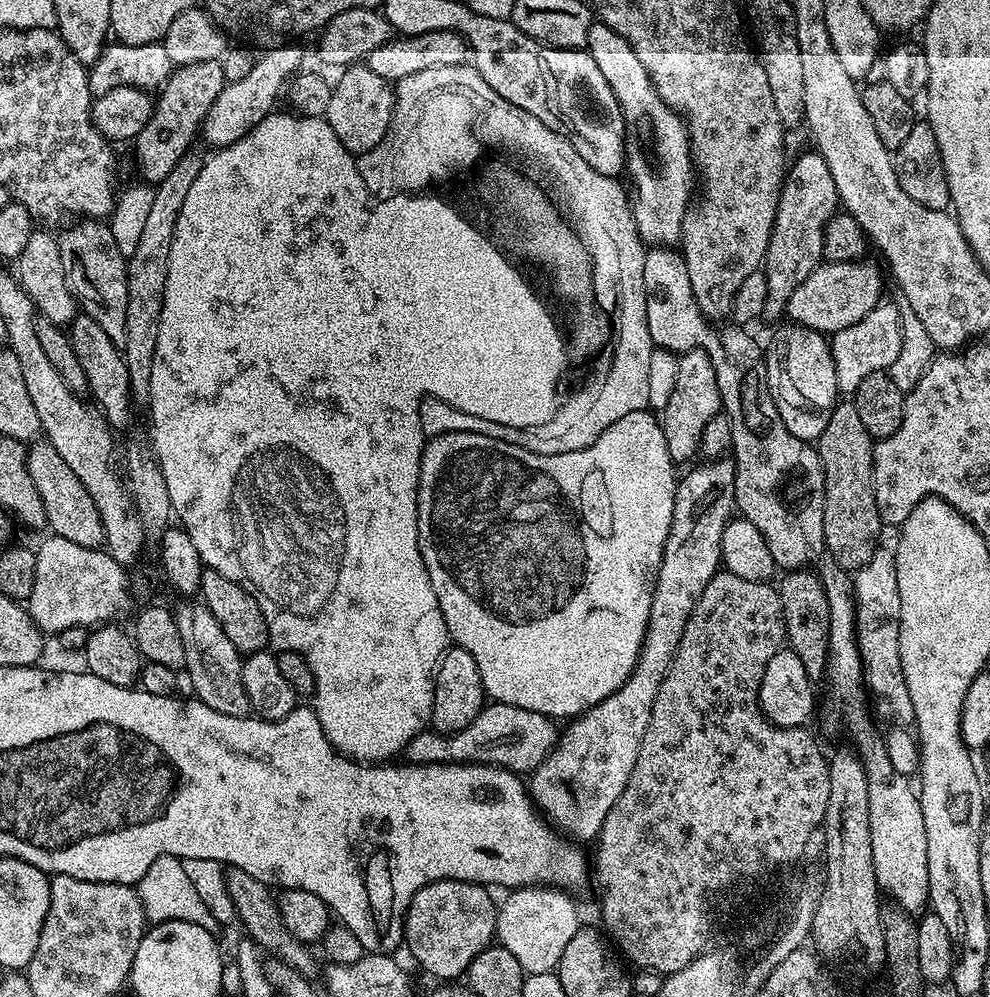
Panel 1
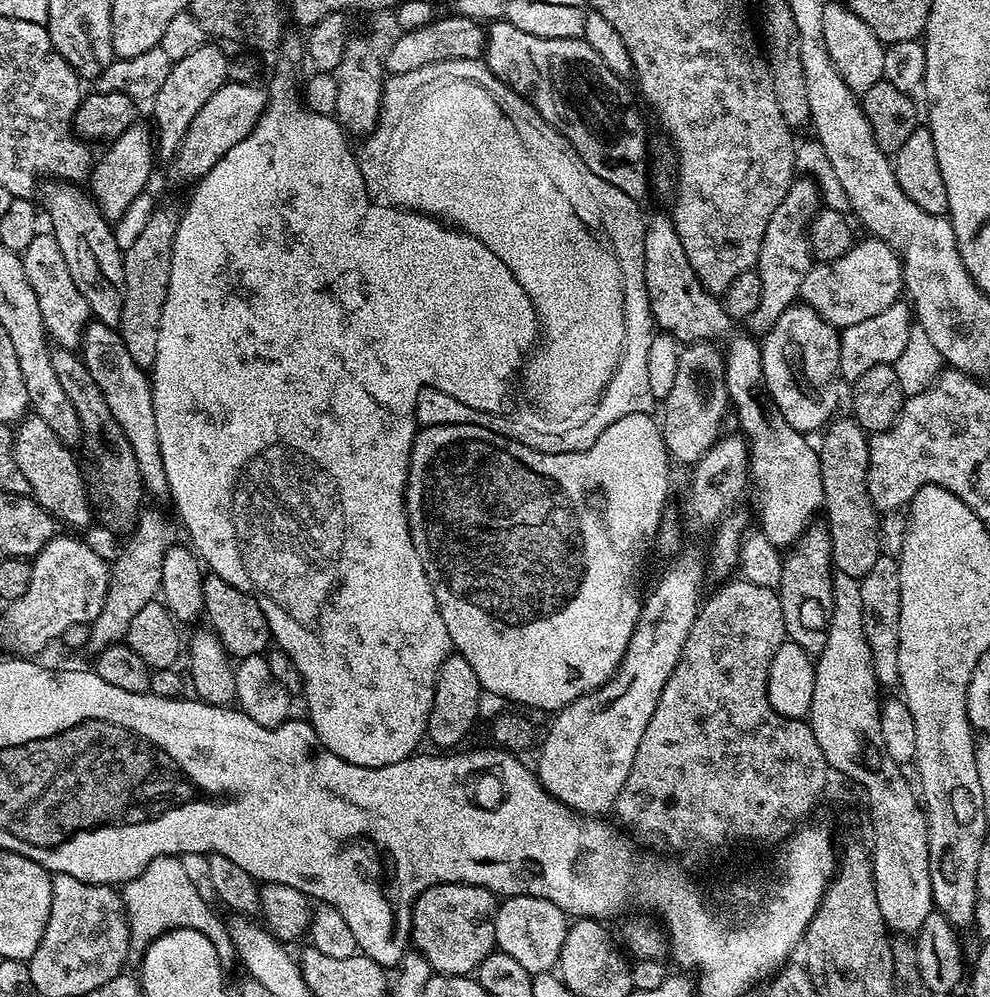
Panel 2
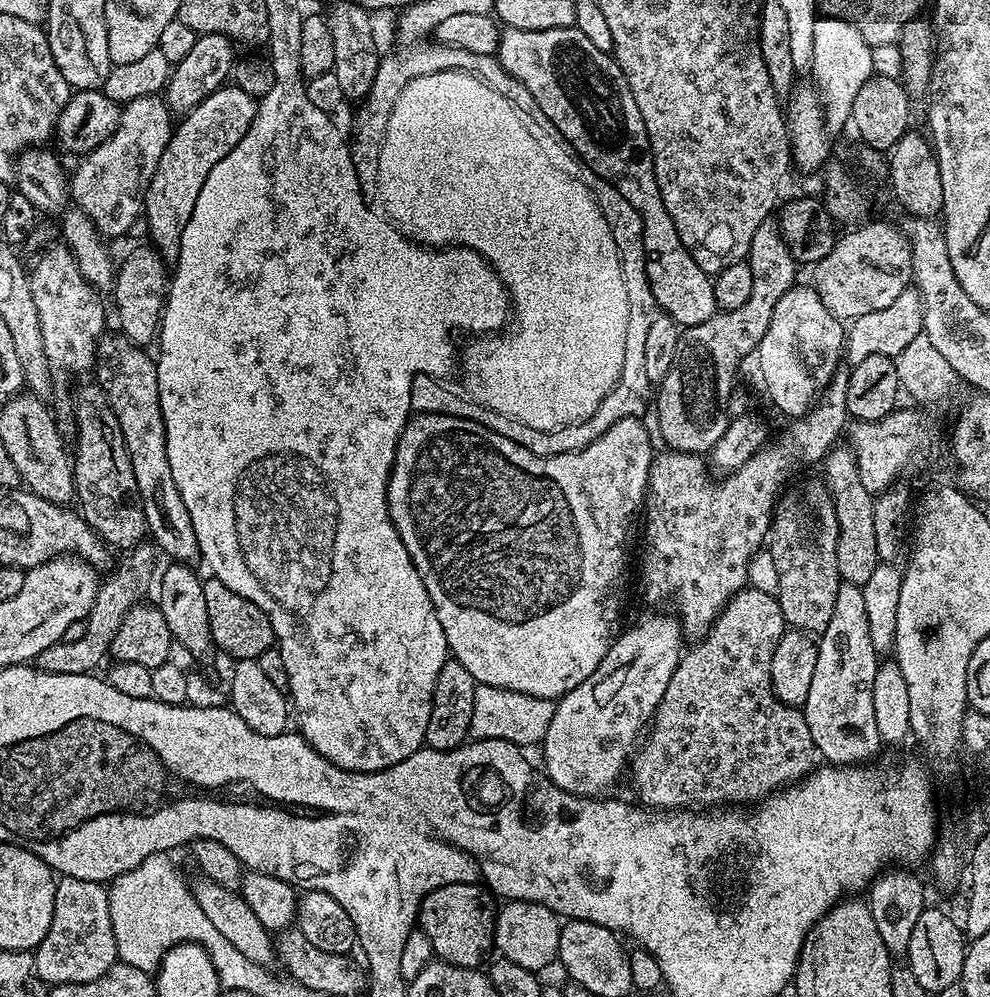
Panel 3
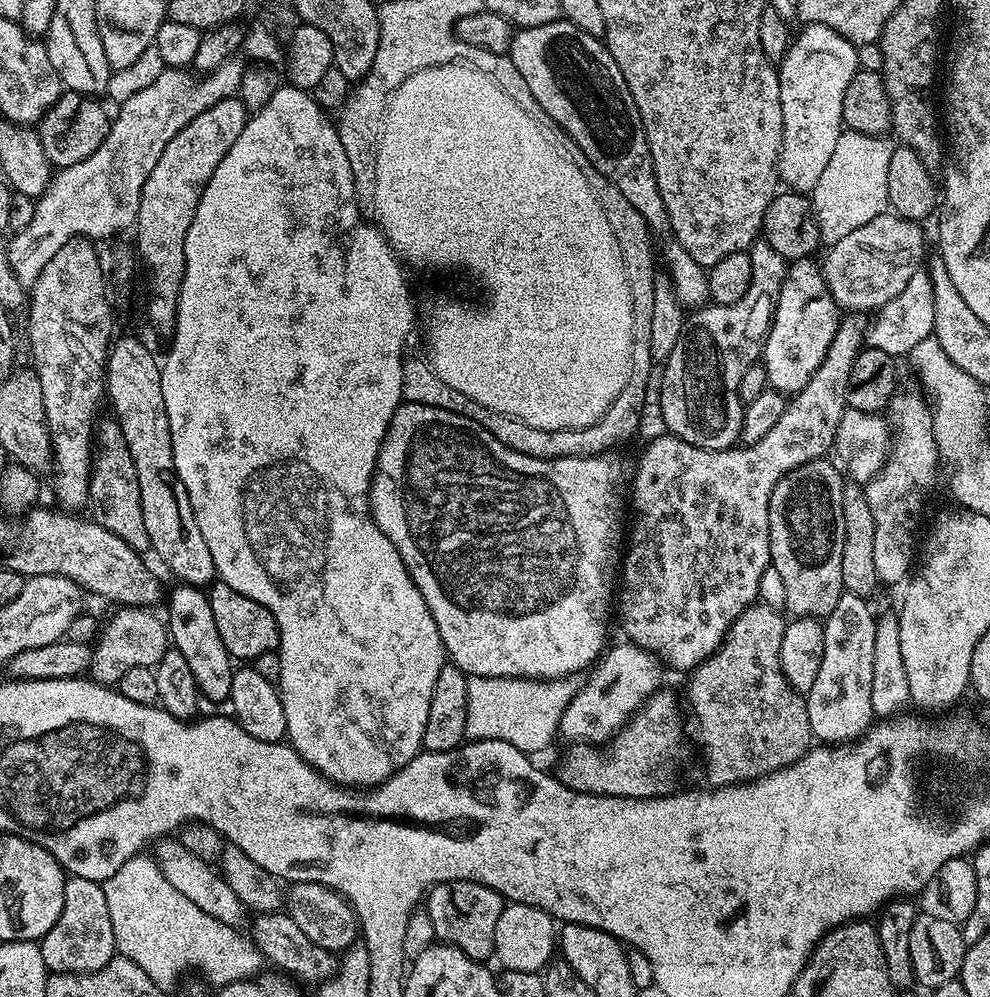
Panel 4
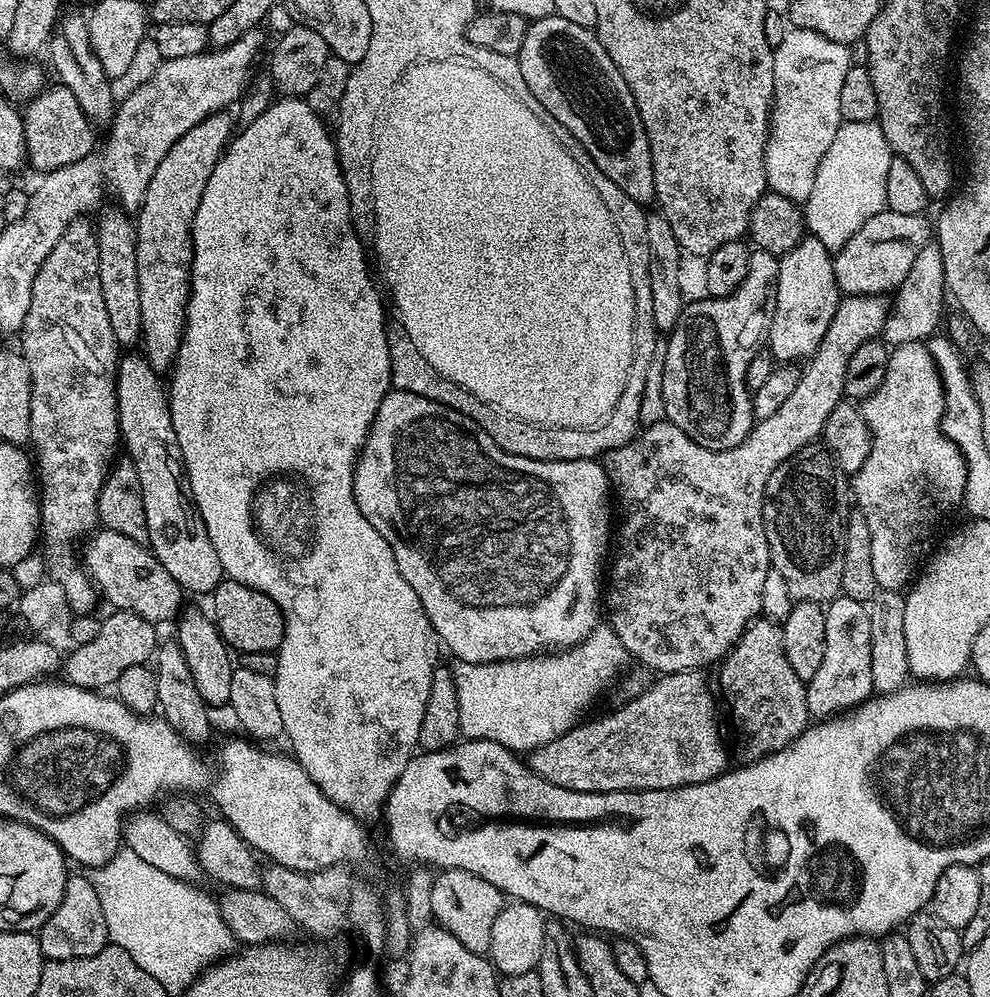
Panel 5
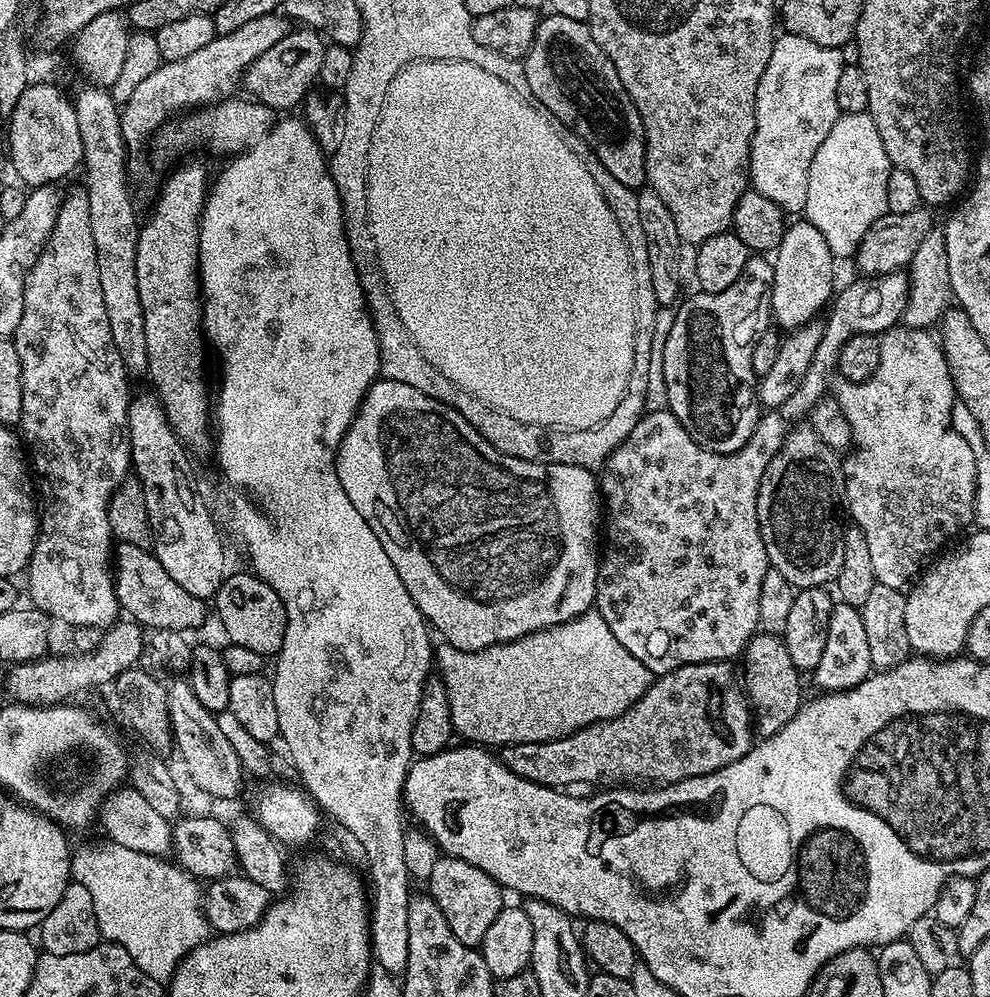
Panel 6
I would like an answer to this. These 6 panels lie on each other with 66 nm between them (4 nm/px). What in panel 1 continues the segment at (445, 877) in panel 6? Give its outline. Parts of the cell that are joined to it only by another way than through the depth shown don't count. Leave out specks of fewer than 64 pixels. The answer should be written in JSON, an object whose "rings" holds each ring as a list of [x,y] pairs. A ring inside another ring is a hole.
{"rings":[[[433,880],[414,894],[404,919],[404,944],[430,975],[437,976],[437,981],[463,977],[470,962],[493,943],[498,904],[488,892],[485,885],[465,880]]]}

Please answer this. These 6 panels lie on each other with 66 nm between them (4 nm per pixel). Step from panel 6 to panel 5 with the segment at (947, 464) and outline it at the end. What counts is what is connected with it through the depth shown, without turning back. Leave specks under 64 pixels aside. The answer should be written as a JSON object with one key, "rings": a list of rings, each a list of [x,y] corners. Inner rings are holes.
{"rings":[[[906,342],[905,344],[895,345],[895,347],[891,349],[888,357],[886,378],[882,382],[882,386],[878,386],[878,390],[874,390],[874,394],[870,394],[870,398],[863,400],[859,405],[859,409],[860,413],[864,416],[868,432],[872,436],[872,445],[870,446],[870,454],[866,458],[866,462],[862,462],[862,470],[858,470],[851,477],[850,492],[854,497],[855,507],[863,514],[866,518],[866,522],[870,526],[870,558],[874,562],[876,587],[885,592],[900,592],[901,590],[907,589],[910,581],[917,575],[918,567],[916,568],[916,563],[919,562],[920,555],[923,554],[924,547],[927,546],[928,539],[932,536],[932,531],[934,531],[956,507],[959,509],[961,505],[963,505],[964,491],[966,490],[966,474],[968,473],[964,455],[960,453],[958,446],[954,446],[954,442],[950,442],[950,438],[946,438],[946,434],[940,430],[942,414],[944,413],[944,387],[940,381],[940,371],[936,369],[936,360],[930,354],[927,343]]]}

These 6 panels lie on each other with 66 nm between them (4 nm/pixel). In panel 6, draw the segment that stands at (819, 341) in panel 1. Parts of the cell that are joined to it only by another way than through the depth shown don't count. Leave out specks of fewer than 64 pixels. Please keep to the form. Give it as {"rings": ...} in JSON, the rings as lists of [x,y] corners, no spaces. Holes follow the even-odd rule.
{"rings":[[[796,218],[784,229],[782,242],[777,246],[772,269],[774,286],[772,287],[772,316],[781,329],[795,330],[811,320],[817,319],[829,307],[834,295],[832,288],[832,264],[834,257],[826,238],[818,227],[808,219]]]}

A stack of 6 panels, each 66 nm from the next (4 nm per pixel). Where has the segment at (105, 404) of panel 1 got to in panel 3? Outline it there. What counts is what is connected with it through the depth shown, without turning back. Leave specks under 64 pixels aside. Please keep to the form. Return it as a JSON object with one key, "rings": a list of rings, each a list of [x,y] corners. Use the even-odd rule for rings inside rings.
{"rings":[[[105,334],[100,337],[96,345],[96,363],[94,365],[94,380],[102,386],[102,390],[106,394],[106,398],[110,398],[110,406],[114,410],[114,414],[118,414],[118,426],[122,426],[122,438],[126,438],[126,450],[130,454],[130,466],[134,466],[134,479],[138,481],[138,494],[142,494],[142,506],[146,510],[146,522],[148,523],[148,536],[154,541],[155,547],[161,553],[164,552],[176,562],[192,562],[197,559],[200,547],[194,538],[194,526],[190,526],[190,514],[186,510],[186,506],[182,506],[182,494],[178,494],[178,486],[174,486],[174,474],[170,474],[170,458],[166,458],[166,426],[162,422],[162,406],[158,398],[158,370],[156,369],[155,359],[150,355],[147,356],[145,349],[139,344],[131,344],[123,334]]]}

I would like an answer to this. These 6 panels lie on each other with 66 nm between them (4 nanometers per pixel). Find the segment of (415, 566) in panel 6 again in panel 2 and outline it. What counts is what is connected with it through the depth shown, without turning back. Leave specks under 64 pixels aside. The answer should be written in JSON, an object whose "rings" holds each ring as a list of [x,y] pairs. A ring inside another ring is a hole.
{"rings":[[[647,412],[638,414],[626,414],[626,418],[618,418],[614,426],[606,426],[602,434],[598,434],[598,442],[581,452],[535,452],[532,445],[523,444],[517,440],[511,440],[509,436],[503,436],[496,432],[495,427],[485,426],[480,422],[432,422],[429,428],[421,427],[416,433],[412,449],[410,450],[410,466],[408,467],[408,481],[404,491],[404,505],[408,515],[408,525],[410,526],[410,538],[414,542],[414,550],[418,550],[418,558],[422,558],[422,570],[426,570],[426,578],[430,578],[430,586],[434,590],[434,598],[438,602],[438,610],[442,614],[442,622],[446,622],[446,634],[450,634],[455,655],[466,658],[470,662],[470,667],[474,669],[474,674],[478,674],[478,682],[484,692],[493,692],[504,697],[505,701],[516,704],[525,704],[528,708],[541,708],[547,714],[555,714],[560,709],[565,708],[570,702],[578,698],[595,692],[603,684],[612,679],[616,672],[616,667],[622,662],[626,650],[630,646],[630,638],[634,634],[634,628],[640,617],[640,606],[642,603],[642,591],[640,592],[640,567],[644,564],[644,559],[648,556],[652,544],[657,543],[660,534],[660,521],[665,519],[664,507],[668,504],[668,464],[670,457],[664,445],[664,434],[659,423],[652,421],[653,417]]]}

